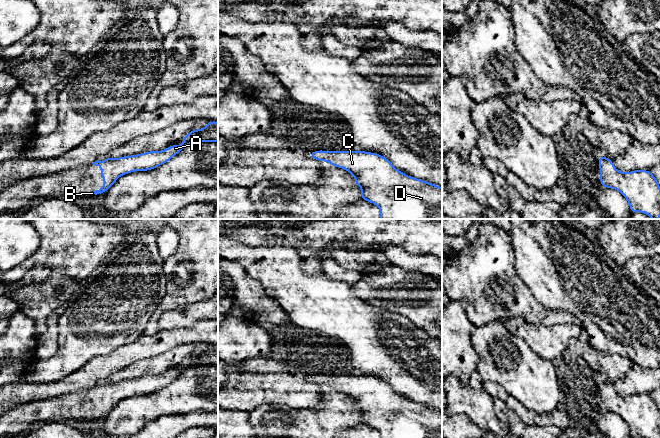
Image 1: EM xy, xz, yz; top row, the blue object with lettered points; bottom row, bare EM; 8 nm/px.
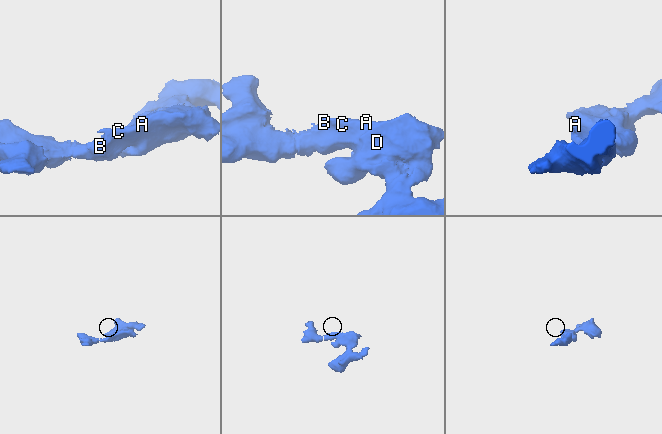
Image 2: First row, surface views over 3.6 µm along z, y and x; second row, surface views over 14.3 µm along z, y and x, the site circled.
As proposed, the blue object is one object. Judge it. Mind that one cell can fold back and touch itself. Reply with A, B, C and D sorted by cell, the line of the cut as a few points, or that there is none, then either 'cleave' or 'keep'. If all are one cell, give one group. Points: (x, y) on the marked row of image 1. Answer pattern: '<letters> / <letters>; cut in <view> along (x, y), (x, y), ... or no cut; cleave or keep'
A B C D; no cut; keep

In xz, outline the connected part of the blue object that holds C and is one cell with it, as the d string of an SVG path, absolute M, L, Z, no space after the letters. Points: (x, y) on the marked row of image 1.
M318 150L311 152L309 157L319 162L327 161L352 174L355 177L354 184L361 188L361 200L378 206L380 219L442 219L442 188L406 175L378 153Z

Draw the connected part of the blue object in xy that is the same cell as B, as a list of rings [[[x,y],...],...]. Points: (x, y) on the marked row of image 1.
[[[209,121],[203,129],[195,129],[186,134],[181,145],[171,145],[162,151],[149,151],[120,158],[108,157],[102,162],[97,160],[92,164],[101,167],[101,177],[105,183],[99,190],[91,190],[90,195],[106,193],[120,176],[135,171],[152,170],[168,162],[189,144],[199,142],[218,142],[218,122]]]

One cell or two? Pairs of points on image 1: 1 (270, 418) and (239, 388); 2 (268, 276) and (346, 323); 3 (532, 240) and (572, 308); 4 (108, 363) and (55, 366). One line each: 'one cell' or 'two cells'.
1: two cells
2: one cell
3: one cell
4: two cells

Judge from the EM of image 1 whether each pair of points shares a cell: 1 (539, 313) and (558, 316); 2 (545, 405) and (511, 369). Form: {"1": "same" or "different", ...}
{"1": "same", "2": "same"}

